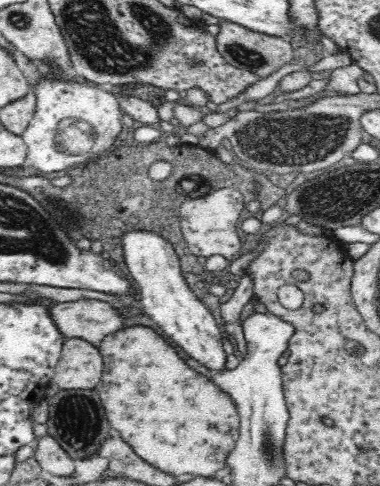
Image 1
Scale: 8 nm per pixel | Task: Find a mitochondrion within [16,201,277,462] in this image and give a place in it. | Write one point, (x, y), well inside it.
(76, 419)

